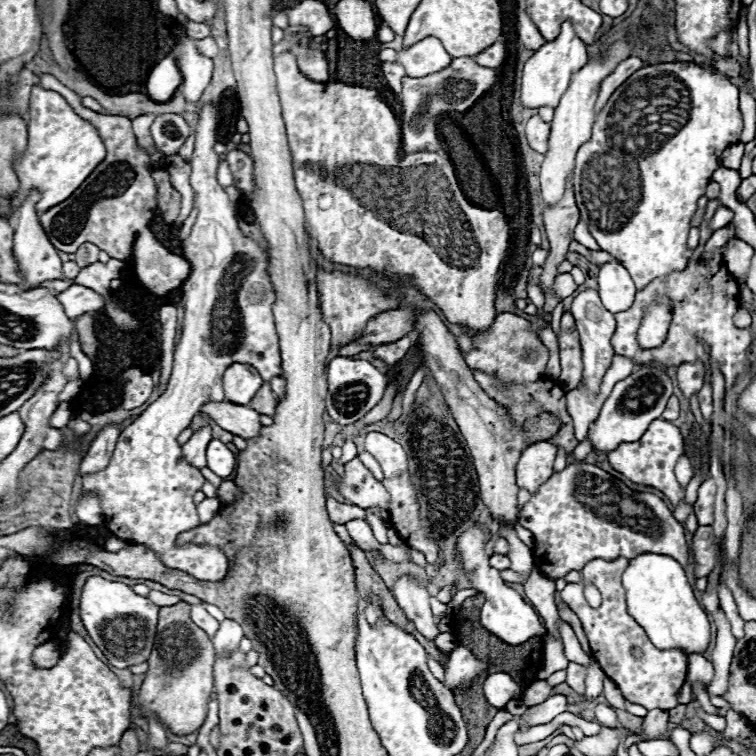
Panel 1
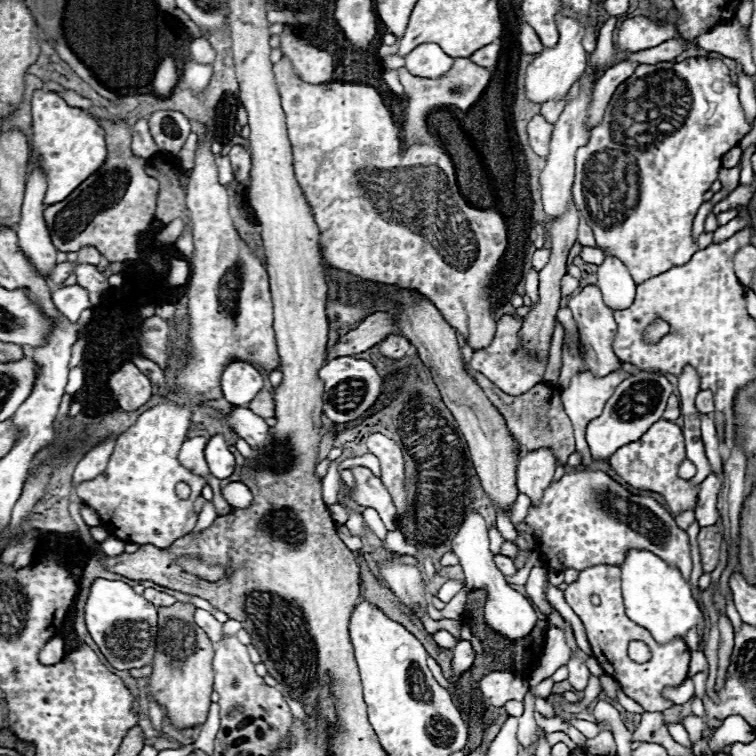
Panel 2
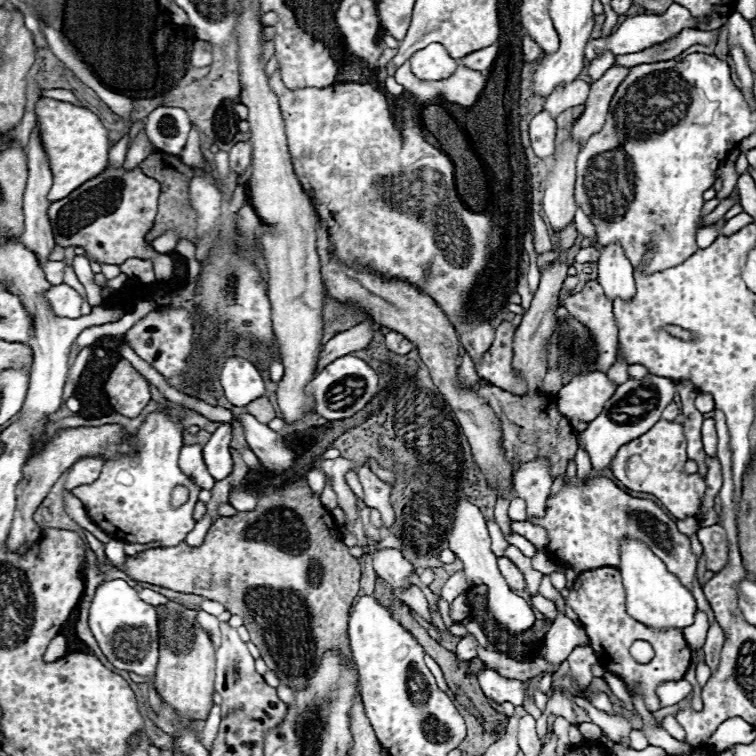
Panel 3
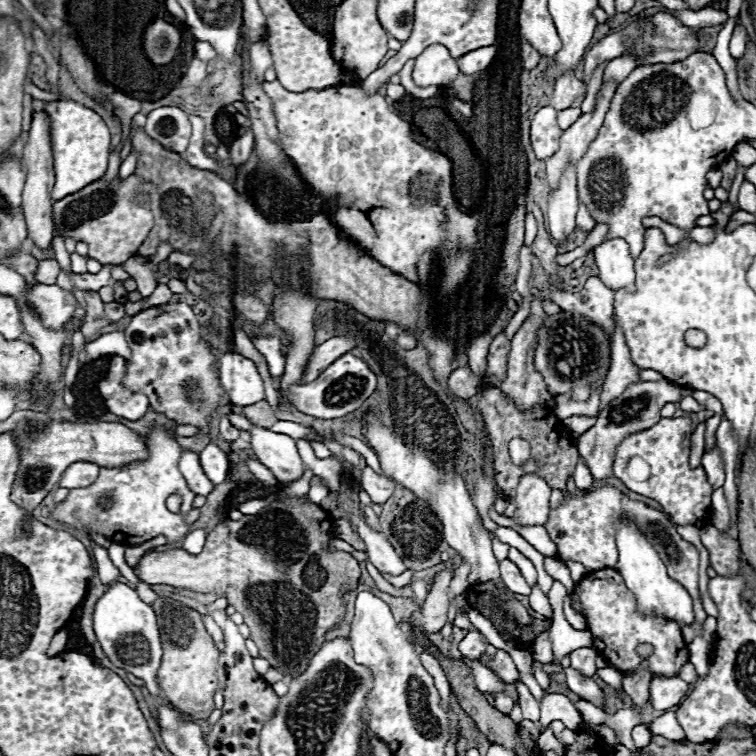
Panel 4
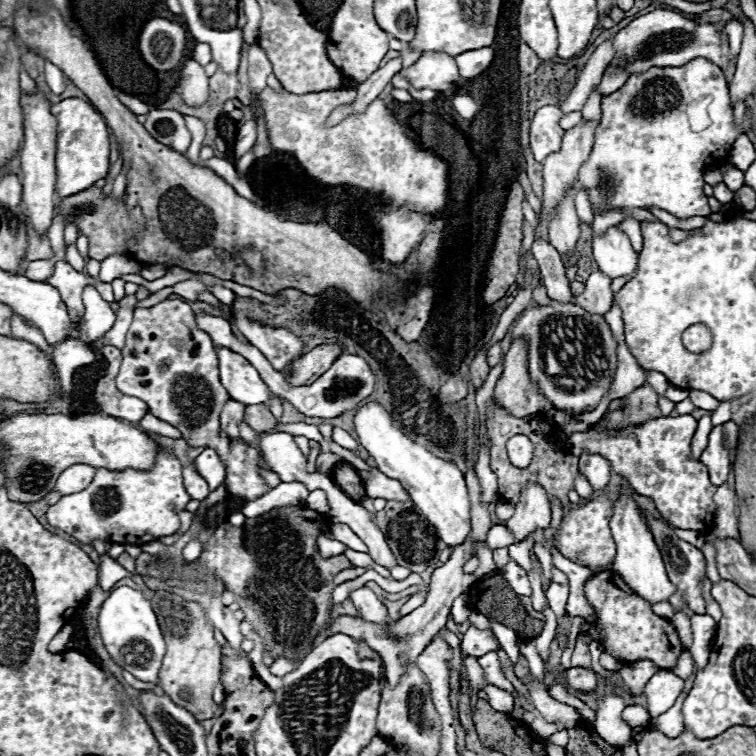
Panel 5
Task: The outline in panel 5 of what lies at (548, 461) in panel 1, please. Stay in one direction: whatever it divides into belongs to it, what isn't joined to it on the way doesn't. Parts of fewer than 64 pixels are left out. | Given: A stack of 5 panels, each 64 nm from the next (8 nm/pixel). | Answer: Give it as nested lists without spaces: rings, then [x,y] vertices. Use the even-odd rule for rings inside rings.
[[[530,484],[522,492],[522,496],[516,504],[516,512],[506,522],[506,528],[514,534],[514,540],[520,542],[536,528],[546,528],[548,524],[550,524],[548,496],[546,496],[544,488],[540,488],[538,484]]]

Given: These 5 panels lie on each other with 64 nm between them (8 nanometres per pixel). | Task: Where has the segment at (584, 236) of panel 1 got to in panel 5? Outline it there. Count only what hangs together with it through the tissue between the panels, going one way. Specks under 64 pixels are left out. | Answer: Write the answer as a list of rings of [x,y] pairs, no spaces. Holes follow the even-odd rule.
[[[578,190],[578,194],[574,196],[574,204],[576,204],[578,218],[580,218],[582,222],[592,222],[592,220],[594,220],[592,206],[590,206],[590,198],[588,198],[586,190]]]

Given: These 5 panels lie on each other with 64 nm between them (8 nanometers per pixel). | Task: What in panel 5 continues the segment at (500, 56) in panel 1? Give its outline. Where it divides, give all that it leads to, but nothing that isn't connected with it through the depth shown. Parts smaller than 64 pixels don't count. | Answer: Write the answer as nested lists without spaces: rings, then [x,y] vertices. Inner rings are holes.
[[[478,48],[478,50],[468,50],[456,56],[456,64],[460,68],[462,78],[476,78],[480,76],[492,62],[494,50],[488,48]]]

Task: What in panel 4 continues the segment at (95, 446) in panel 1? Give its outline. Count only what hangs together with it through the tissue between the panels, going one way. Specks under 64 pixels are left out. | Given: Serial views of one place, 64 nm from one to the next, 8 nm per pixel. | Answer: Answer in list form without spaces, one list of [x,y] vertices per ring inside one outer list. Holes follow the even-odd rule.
[[[76,462],[70,468],[64,470],[62,478],[60,478],[60,488],[84,488],[88,484],[92,484],[92,480],[96,480],[96,472],[100,470],[100,466],[92,464],[92,462]]]

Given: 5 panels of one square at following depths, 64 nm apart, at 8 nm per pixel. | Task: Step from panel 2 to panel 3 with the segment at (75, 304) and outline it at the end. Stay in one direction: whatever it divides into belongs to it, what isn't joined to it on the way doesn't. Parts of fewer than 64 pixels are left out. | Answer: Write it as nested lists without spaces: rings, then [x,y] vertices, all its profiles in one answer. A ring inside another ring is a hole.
[[[58,284],[52,286],[50,290],[44,292],[44,298],[48,300],[52,312],[58,318],[78,318],[80,316],[80,306],[82,306],[82,298],[78,296],[78,292],[66,284]]]

